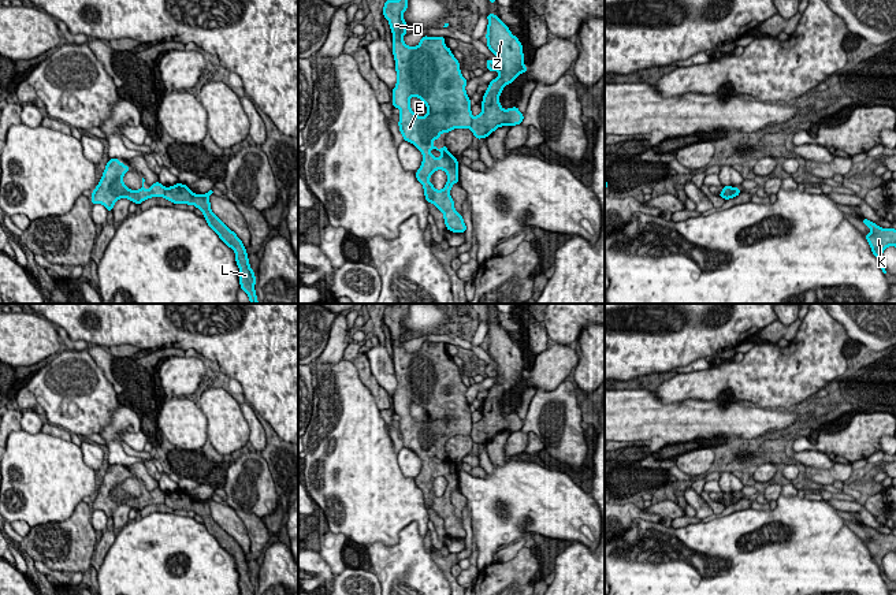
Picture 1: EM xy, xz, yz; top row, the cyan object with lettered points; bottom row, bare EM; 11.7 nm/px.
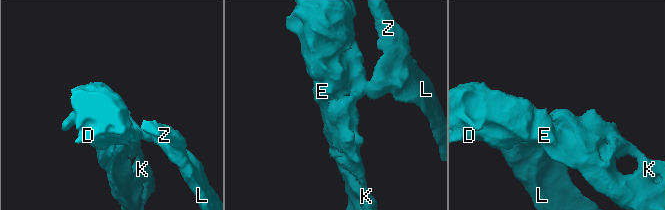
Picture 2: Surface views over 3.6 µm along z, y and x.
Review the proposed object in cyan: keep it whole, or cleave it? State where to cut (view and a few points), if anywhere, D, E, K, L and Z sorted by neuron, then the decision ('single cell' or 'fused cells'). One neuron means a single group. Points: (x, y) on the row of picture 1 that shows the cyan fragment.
cut xz (473, 116), (469, 127); groups D E K / L Z; fused cells

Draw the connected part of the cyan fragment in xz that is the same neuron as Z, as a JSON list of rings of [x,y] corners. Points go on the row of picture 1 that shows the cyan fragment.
[[[497,15],[486,16],[488,19],[487,47],[499,60],[495,64],[491,59],[487,59],[487,70],[499,74],[488,83],[488,89],[483,94],[482,112],[472,118],[471,131],[476,140],[487,138],[498,127],[521,124],[524,119],[517,107],[503,109],[499,103],[503,88],[520,74],[527,72],[523,45]]]

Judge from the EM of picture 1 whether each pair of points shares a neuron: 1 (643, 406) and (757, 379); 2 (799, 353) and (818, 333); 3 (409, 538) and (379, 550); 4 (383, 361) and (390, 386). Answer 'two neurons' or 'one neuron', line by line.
1: two neurons
2: one neuron
3: one neuron
4: one neuron

